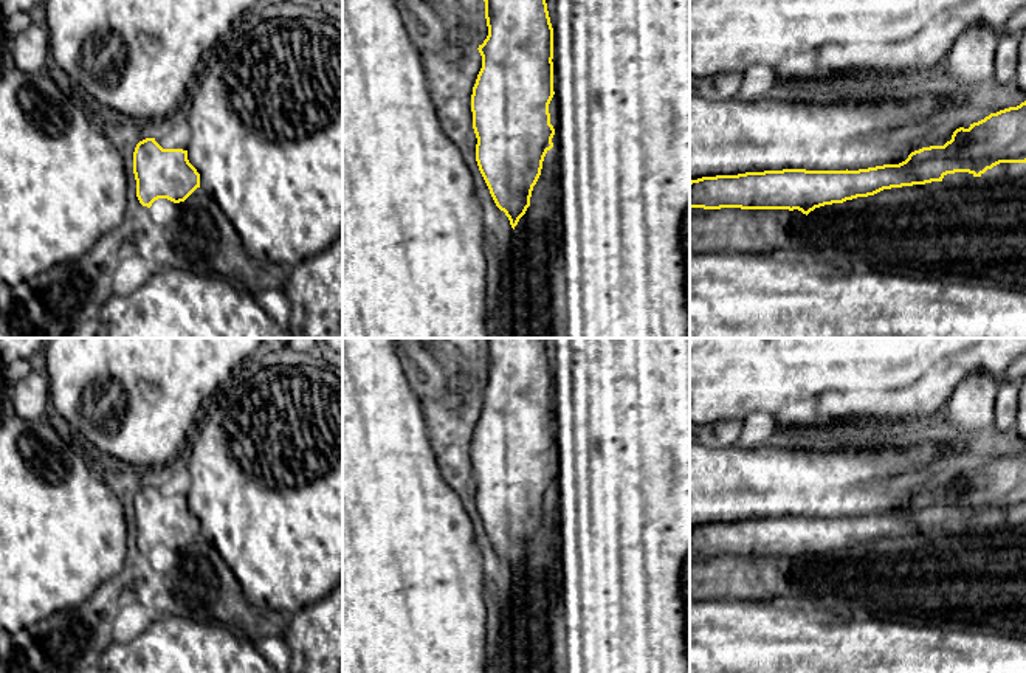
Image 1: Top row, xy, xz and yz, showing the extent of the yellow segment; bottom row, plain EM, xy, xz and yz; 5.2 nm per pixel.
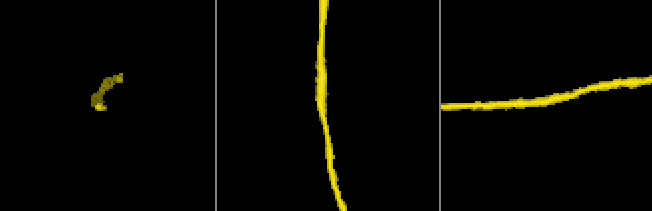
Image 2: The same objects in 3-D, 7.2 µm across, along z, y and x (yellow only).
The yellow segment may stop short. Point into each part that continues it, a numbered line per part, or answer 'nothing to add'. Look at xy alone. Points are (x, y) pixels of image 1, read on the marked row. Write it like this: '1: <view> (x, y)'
nothing to add

